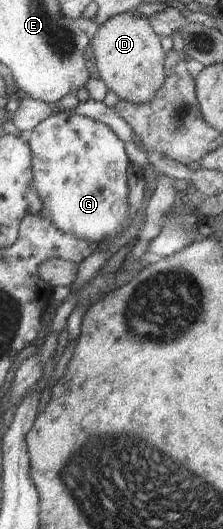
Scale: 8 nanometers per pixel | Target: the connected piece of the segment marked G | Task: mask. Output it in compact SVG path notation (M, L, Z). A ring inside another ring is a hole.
M61 112L41 122L26 139L31 151L34 153L33 169L35 190L37 190L39 198L43 200L43 211L41 212L43 216L49 218L61 232L67 232L67 234L71 234L71 236L77 236L79 240L89 240L95 242L95 244L99 244L99 242L103 242L103 240L117 238L123 230L126 230L124 226L129 216L129 204L127 204L127 198L129 198L129 176L127 176L127 172L129 172L131 160L129 160L129 156L127 156L127 152L125 152L124 142L107 124L95 122L95 120L91 120L91 118L86 118L85 116L78 116L77 114L66 115Z

